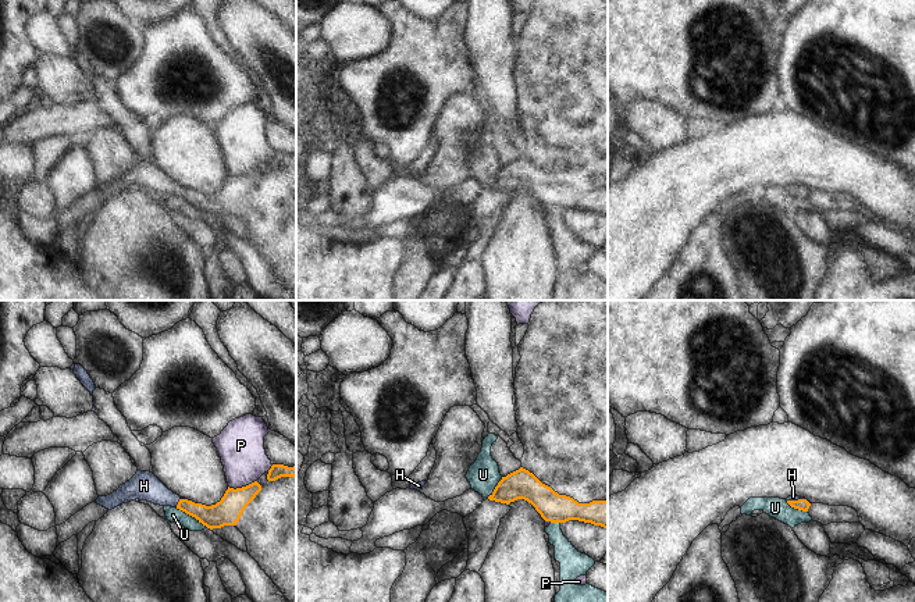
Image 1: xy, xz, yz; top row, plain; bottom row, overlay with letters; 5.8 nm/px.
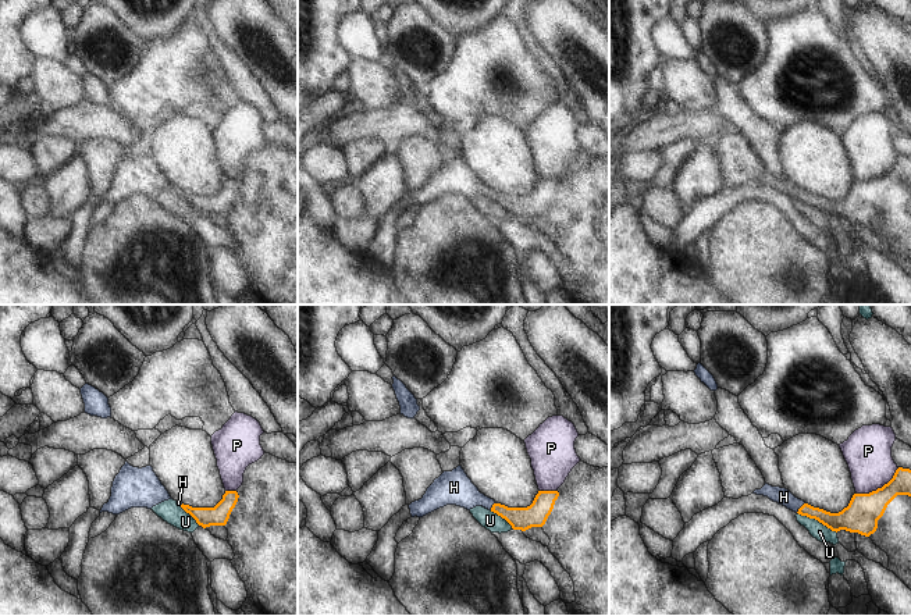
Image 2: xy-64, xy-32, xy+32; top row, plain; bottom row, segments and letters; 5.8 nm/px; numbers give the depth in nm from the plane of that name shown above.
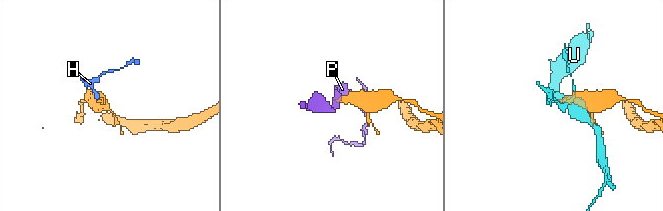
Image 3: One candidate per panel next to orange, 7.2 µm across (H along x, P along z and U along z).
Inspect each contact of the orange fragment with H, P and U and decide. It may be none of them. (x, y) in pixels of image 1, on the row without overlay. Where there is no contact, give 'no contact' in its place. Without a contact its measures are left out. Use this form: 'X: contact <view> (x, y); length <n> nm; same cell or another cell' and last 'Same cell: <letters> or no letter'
H: contact xy (178, 191); length 80 nm; same cell
P: contact xy (242, 175); length 170 nm; another cell
U: contact xy (192, 205); length 220 nm; another cell
Same cell: H

